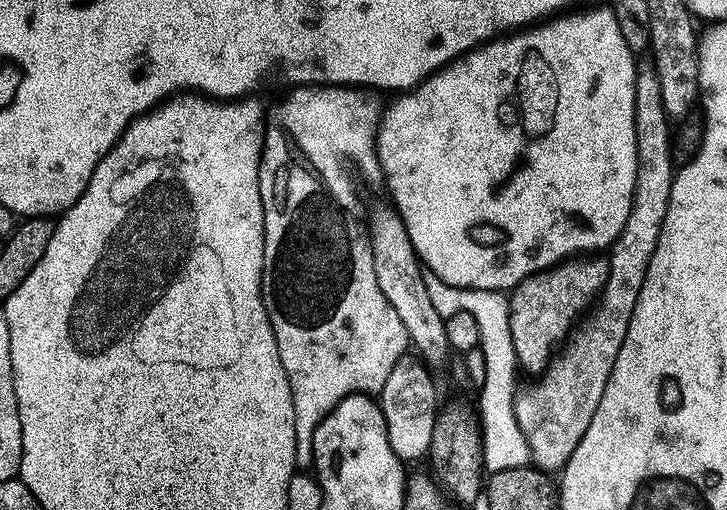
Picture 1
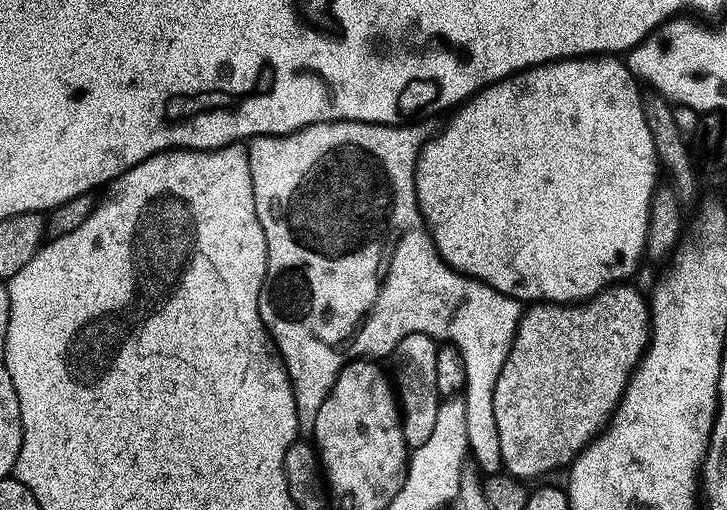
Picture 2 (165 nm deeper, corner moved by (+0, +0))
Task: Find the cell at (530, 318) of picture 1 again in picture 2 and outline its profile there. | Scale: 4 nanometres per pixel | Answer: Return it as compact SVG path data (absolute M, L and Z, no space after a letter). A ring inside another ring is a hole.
M617 282L609 287L603 288L597 296L590 300L574 304L549 304L547 302L536 302L533 308L523 309L520 321L516 327L516 337L508 351L506 362L502 366L502 374L498 374L498 382L494 386L494 422L498 430L498 446L500 447L500 458L507 475L517 477L525 482L531 481L531 476L544 476L555 468L567 469L572 461L600 435L602 429L612 419L621 398L624 397L624 387L632 377L640 357L643 356L645 348L648 347L650 339L650 304L632 282Z

